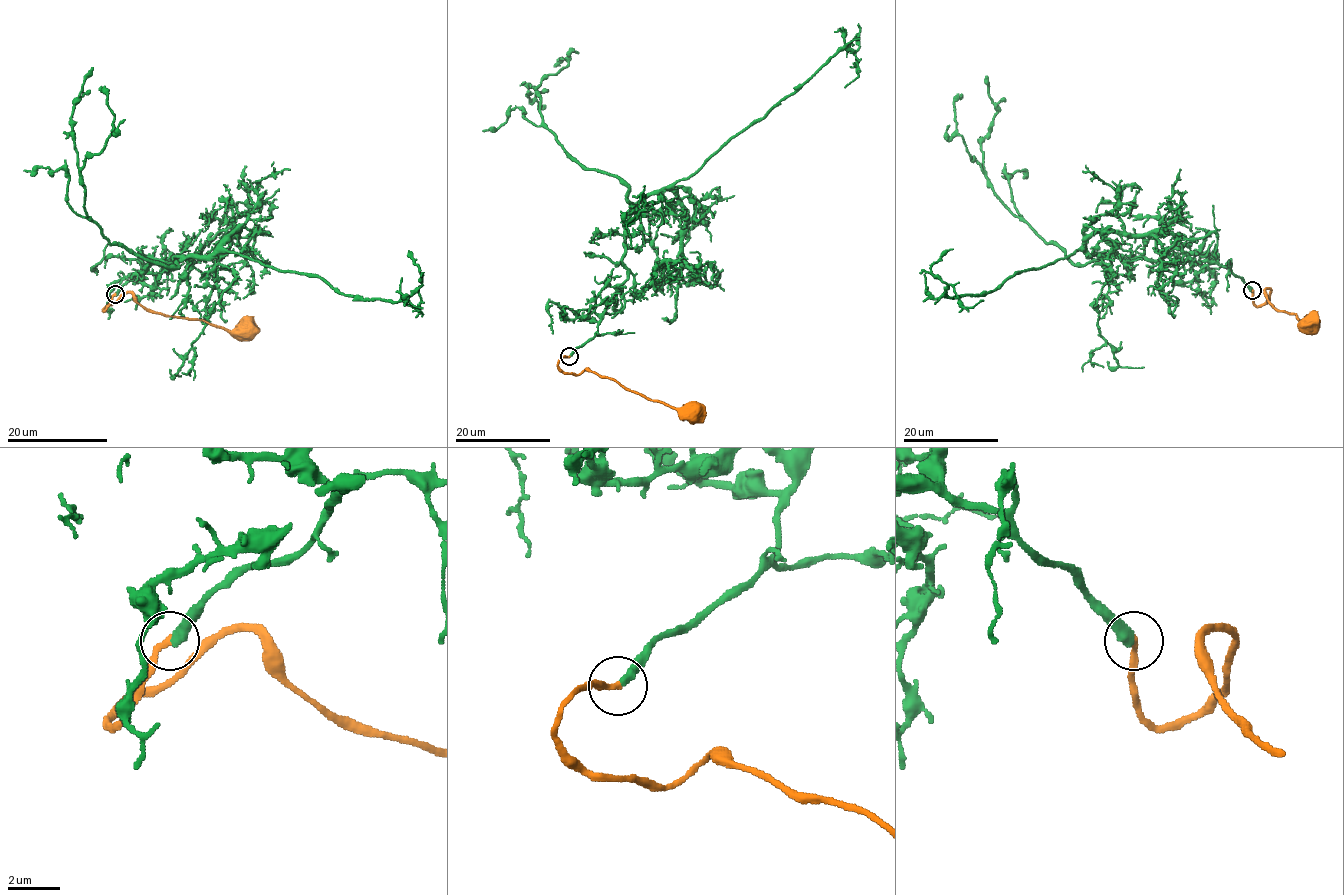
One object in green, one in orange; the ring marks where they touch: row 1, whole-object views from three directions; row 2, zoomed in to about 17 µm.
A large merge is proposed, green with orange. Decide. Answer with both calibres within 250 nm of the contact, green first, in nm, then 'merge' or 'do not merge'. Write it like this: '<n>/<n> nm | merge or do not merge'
420/240 nm | merge

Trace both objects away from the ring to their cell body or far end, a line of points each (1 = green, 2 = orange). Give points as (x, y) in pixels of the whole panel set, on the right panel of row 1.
1: (1252, 290), (1210, 263), (1077, 250), (1018, 271), (988, 292), (951, 297), (931, 265), (952, 248)
2: (1252, 290), (1257, 306), (1270, 289), (1266, 298), (1277, 310), (1304, 325), (1309, 317), (1309, 325)

